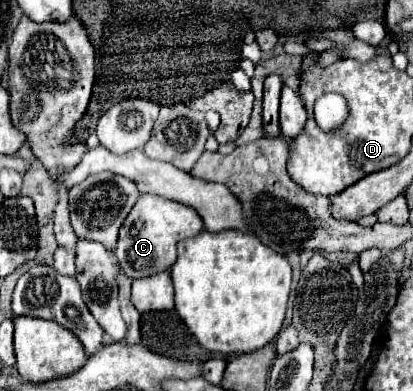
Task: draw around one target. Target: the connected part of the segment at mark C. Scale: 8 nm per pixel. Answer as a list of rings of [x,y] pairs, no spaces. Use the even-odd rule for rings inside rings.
[[[140,194],[124,224],[120,226],[116,258],[126,268],[130,278],[152,276],[154,272],[162,272],[162,268],[170,268],[176,260],[176,244],[178,240],[196,236],[204,228],[202,218],[188,206],[170,202],[162,196]]]

